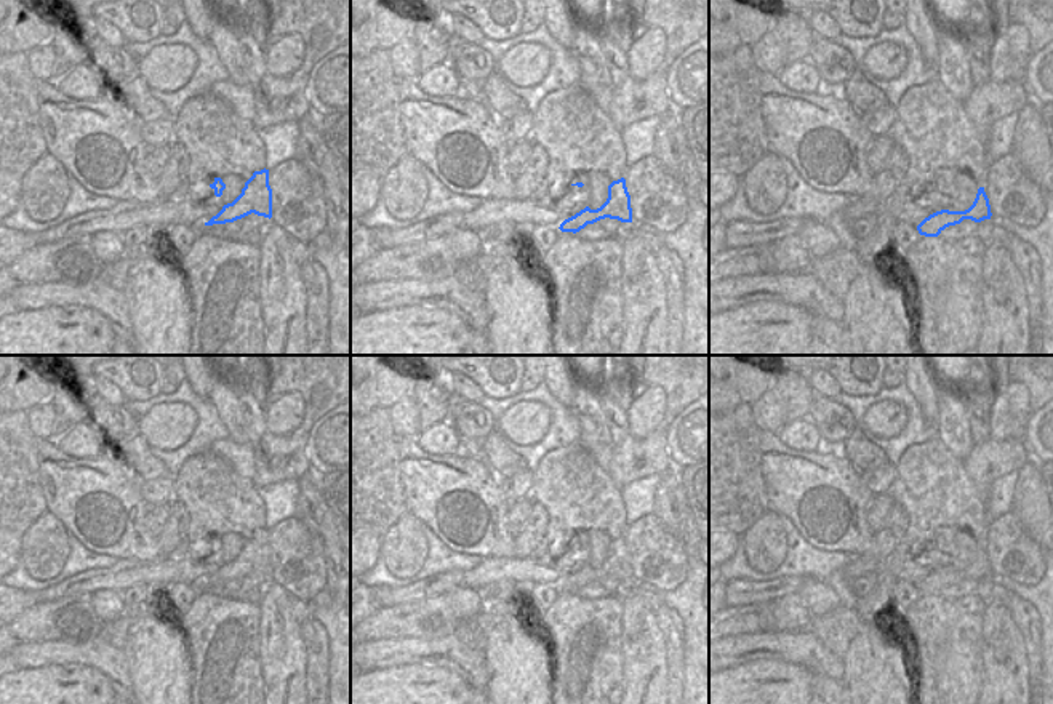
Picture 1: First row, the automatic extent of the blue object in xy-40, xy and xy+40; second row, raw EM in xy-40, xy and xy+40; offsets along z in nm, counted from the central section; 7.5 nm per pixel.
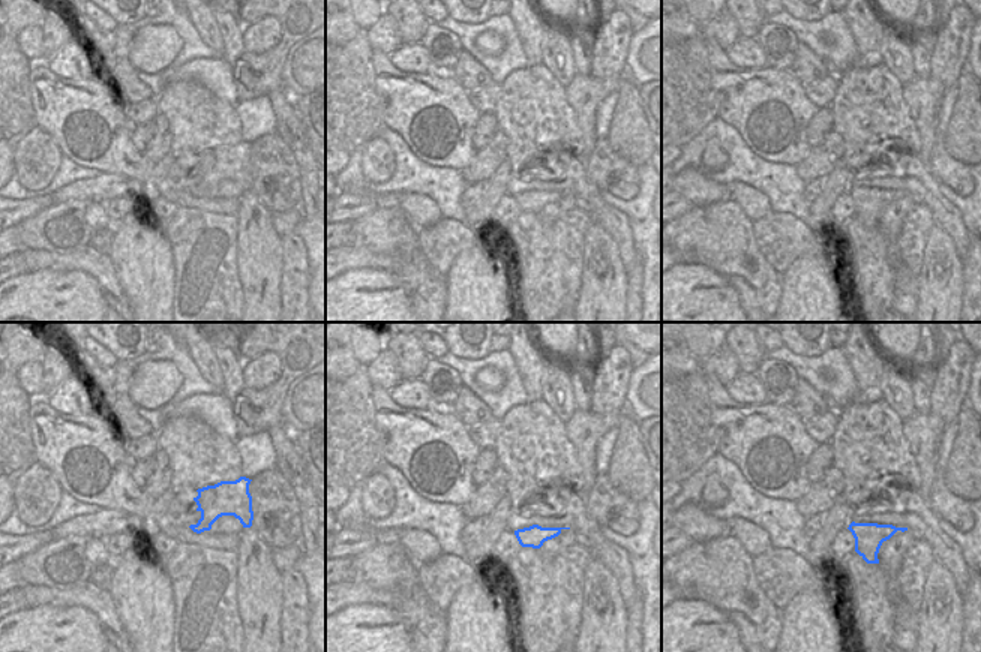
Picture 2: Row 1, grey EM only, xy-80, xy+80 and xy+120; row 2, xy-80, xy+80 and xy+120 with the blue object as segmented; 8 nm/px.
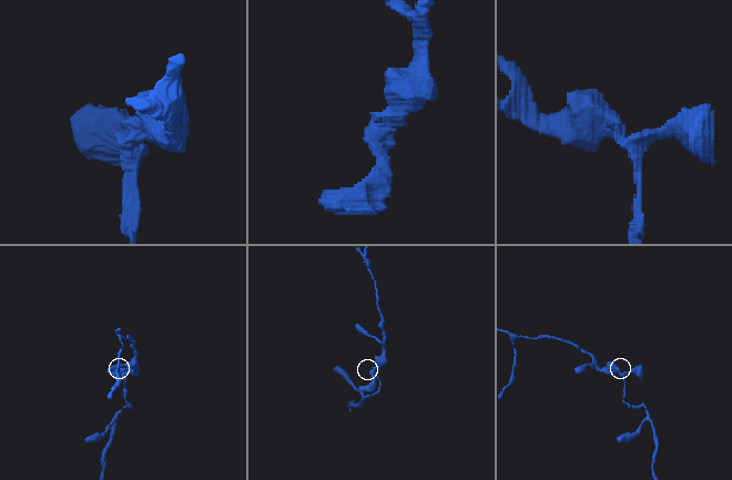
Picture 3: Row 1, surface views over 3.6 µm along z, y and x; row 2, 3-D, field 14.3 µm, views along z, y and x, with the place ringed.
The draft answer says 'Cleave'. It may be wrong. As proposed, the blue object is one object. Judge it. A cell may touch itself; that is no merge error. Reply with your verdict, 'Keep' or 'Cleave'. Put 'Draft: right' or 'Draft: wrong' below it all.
Cleave
Draft: right

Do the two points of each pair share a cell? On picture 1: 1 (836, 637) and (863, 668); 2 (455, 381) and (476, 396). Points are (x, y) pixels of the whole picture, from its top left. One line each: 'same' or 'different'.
1: different
2: same

